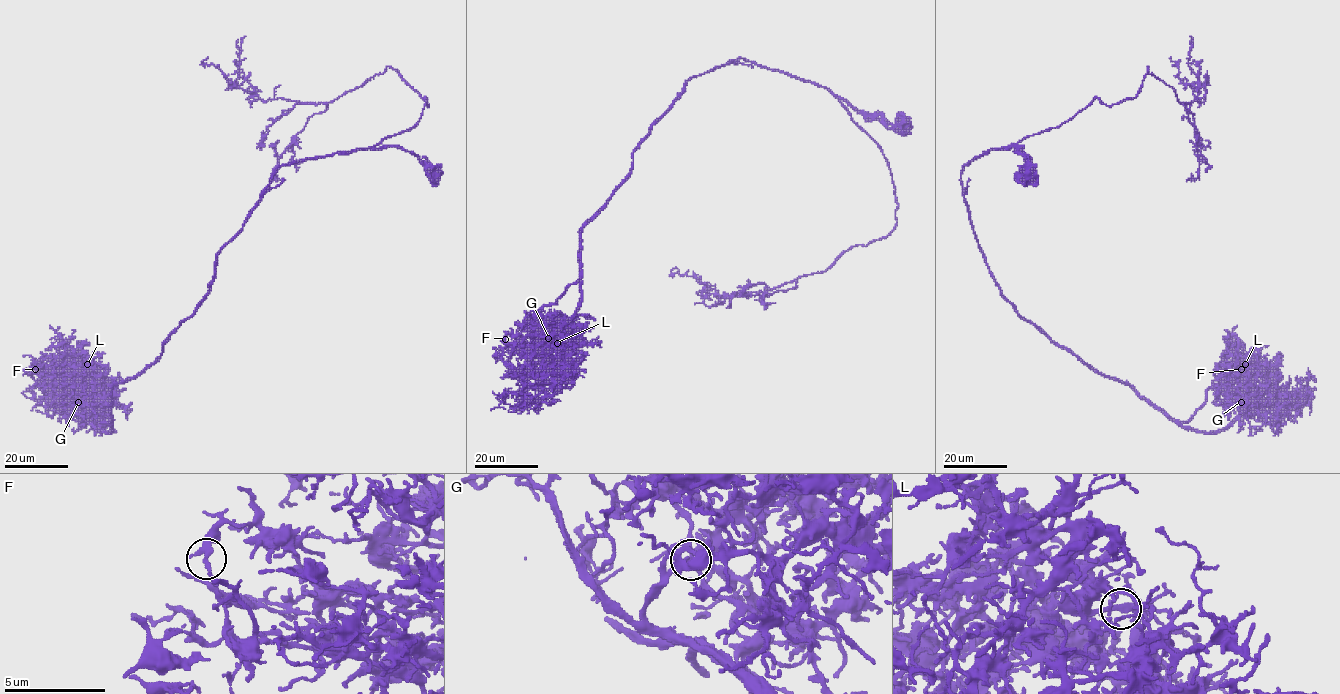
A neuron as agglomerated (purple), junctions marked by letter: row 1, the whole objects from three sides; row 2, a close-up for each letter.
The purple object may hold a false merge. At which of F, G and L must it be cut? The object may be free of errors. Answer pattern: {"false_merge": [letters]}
{"false_merge": []}

